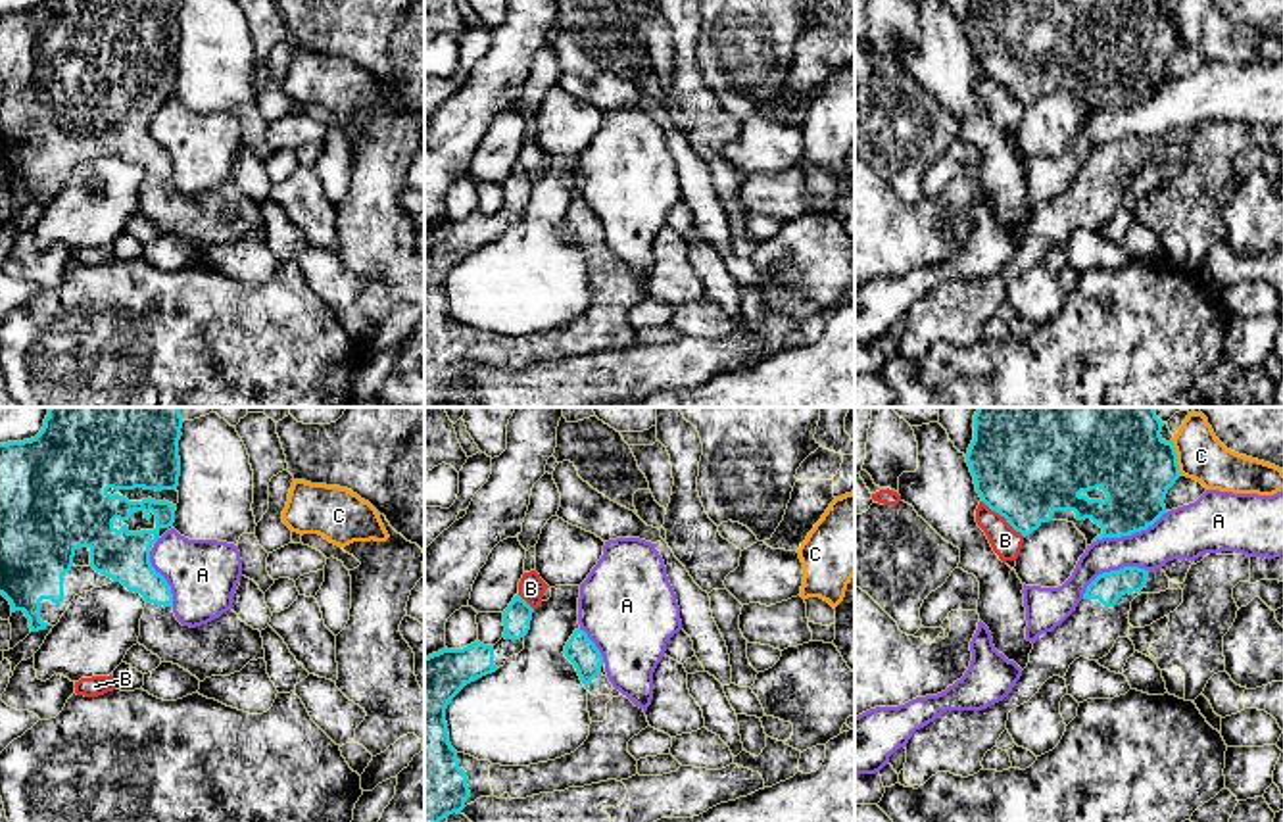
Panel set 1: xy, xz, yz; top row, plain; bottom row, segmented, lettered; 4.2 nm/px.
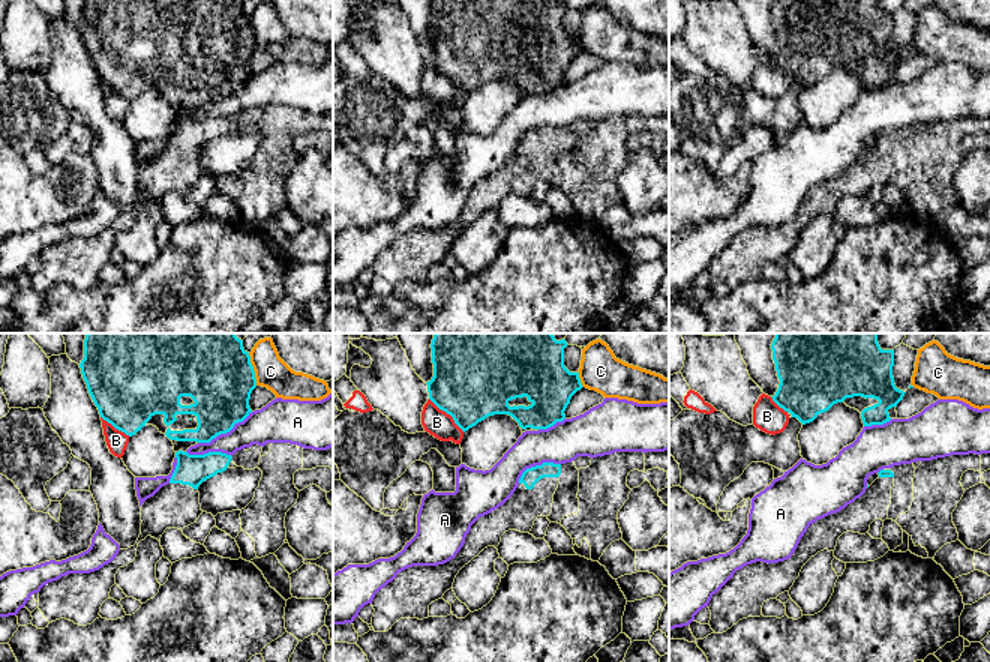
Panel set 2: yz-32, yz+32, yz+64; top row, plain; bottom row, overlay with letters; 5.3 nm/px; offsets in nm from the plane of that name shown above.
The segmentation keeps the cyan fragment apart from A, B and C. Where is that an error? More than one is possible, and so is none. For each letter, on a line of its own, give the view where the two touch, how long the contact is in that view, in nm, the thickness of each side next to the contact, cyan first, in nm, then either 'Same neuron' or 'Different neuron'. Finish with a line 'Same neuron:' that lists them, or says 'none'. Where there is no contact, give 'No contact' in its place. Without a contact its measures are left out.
A: Touches cyan in yz. Shared border 340 nm. Thickness 300 nm (cyan) against 220 nm. Different neuron
B: Touches cyan in yz. Shared border 240 nm. Thickness 480 nm (cyan) against 120 nm. Different neuron
C: Touches cyan in yz. Shared border 160 nm. Thickness 360 nm (cyan) against 200 nm. Different neuron
Same neuron: none

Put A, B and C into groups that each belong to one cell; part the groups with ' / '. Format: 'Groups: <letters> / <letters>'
Groups: A / B / C

